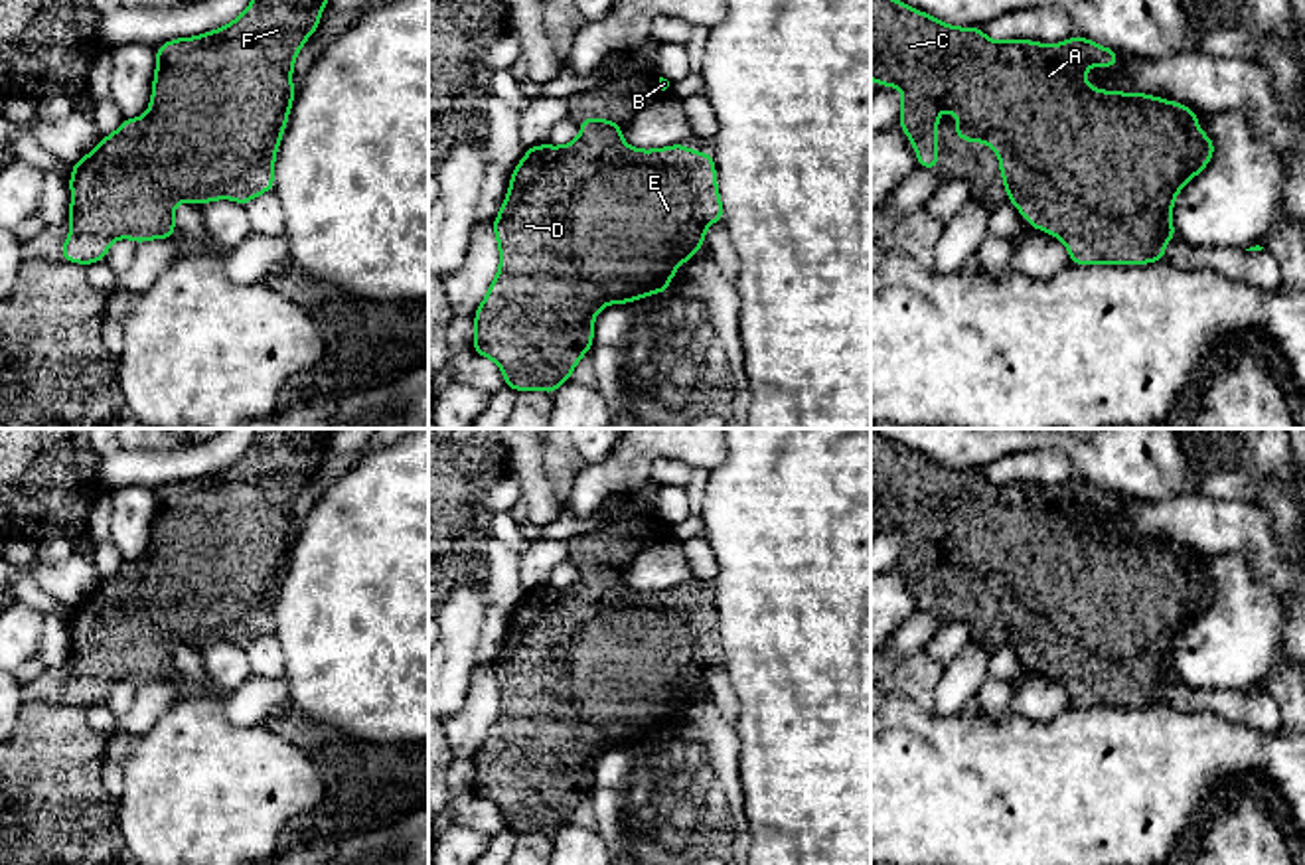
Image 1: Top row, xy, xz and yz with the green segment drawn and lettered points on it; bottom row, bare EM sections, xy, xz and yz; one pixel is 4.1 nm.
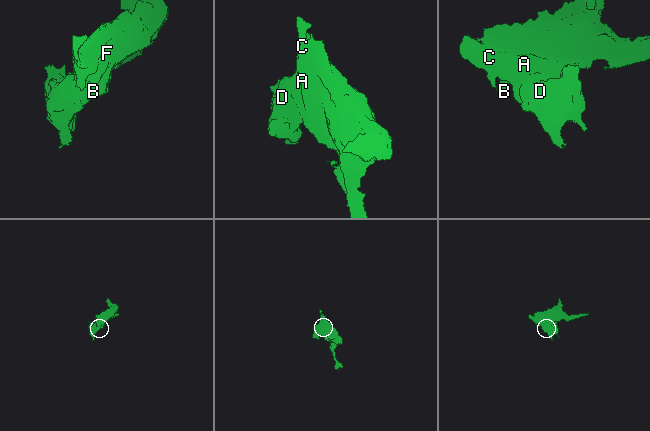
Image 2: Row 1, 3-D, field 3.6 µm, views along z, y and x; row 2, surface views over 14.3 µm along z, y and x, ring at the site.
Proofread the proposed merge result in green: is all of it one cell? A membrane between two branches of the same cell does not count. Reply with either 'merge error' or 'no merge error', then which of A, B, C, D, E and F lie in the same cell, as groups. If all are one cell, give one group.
no merge error | A B C D E F

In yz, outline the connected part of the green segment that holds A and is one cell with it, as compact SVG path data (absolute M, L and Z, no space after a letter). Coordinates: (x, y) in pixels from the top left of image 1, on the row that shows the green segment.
M871 0L871 79L902 89L898 124L916 148L916 164L940 168L938 113L956 111L956 136L995 150L1007 199L1029 227L1062 239L1072 265L1167 263L1165 243L1177 239L1175 197L1214 158L1214 140L1196 124L1200 113L1145 93L1088 85L1088 65L1117 63L1119 51L1078 34L1050 45L995 41L977 26L954 28L902 0Z

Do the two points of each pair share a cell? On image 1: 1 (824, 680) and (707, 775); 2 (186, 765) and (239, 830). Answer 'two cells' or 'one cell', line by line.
1: two cells
2: one cell

